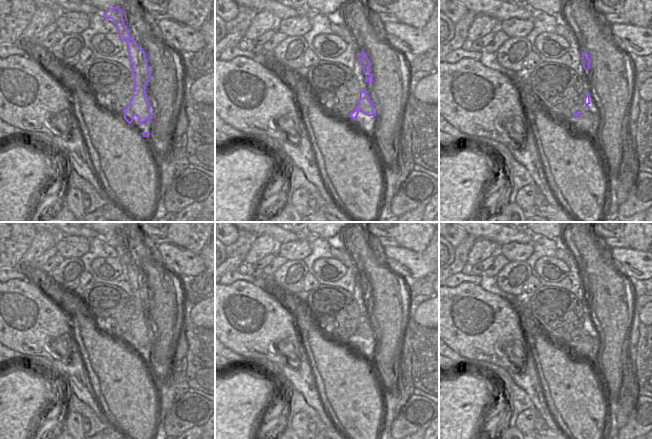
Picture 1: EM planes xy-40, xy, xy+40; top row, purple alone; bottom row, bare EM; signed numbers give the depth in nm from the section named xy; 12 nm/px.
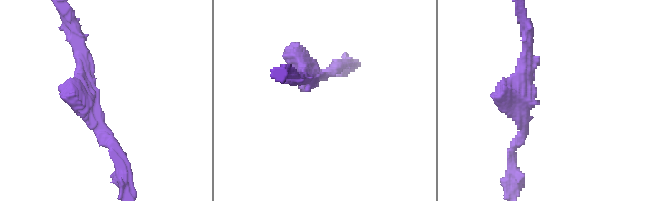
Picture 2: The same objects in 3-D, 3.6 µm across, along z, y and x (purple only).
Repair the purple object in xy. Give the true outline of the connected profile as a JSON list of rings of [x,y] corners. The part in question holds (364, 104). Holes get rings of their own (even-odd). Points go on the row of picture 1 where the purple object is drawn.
[[[366,89],[361,90],[360,99],[357,103],[357,106],[355,110],[349,114],[348,117],[351,117],[353,120],[357,120],[357,116],[360,111],[368,115],[369,117],[376,116],[376,114],[374,113],[374,106],[368,97]]]

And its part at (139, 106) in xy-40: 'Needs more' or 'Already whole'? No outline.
Already whole.

